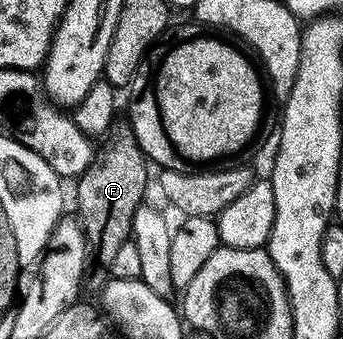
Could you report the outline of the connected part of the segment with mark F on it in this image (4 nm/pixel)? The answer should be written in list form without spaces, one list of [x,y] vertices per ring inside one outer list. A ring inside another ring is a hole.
[[[115,119],[110,122],[108,130],[104,134],[106,142],[100,145],[95,152],[92,163],[81,175],[76,178],[78,185],[74,189],[74,201],[78,204],[78,213],[76,212],[76,220],[82,227],[82,234],[86,240],[86,254],[84,255],[84,273],[82,275],[82,293],[101,294],[102,288],[106,286],[106,282],[111,280],[110,268],[112,267],[112,259],[120,251],[120,247],[124,247],[126,241],[131,240],[132,234],[130,228],[134,222],[134,216],[139,205],[147,200],[146,197],[146,180],[151,180],[152,173],[146,170],[148,166],[148,158],[142,153],[140,143],[136,139],[136,135],[132,131],[129,120]]]

